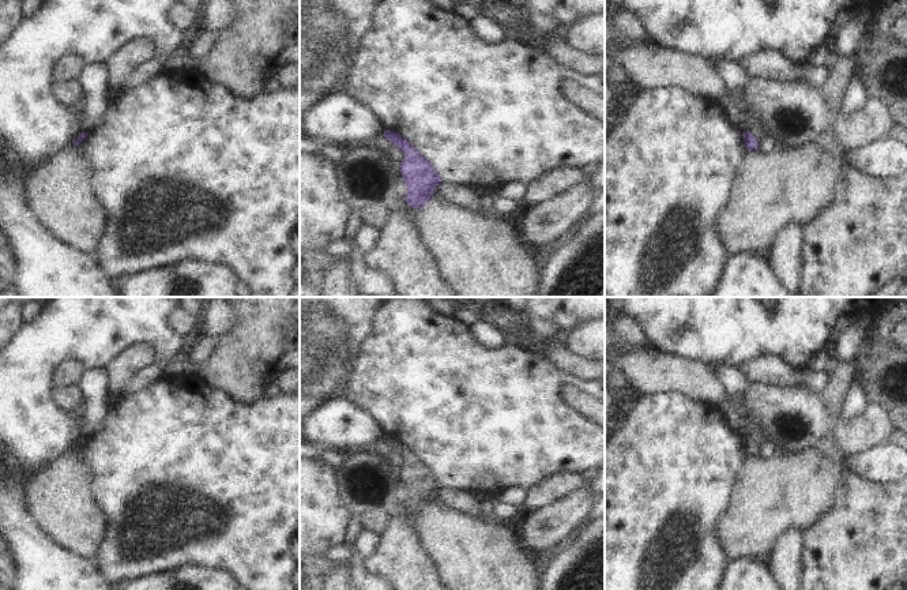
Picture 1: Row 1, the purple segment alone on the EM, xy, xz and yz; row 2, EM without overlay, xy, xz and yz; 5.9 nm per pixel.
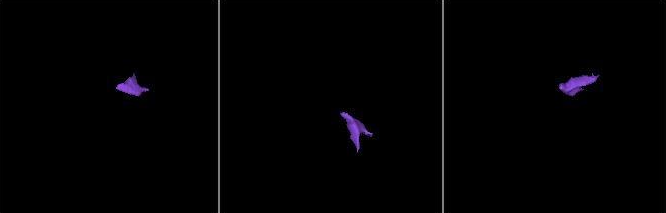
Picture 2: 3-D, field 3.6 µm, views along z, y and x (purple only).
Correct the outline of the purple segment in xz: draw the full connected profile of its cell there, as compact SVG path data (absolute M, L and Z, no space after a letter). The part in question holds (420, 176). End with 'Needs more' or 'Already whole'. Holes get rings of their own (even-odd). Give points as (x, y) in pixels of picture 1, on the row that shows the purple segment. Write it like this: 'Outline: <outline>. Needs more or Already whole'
Outline: M387 129L383 136L404 153L398 166L406 183L406 202L409 206L418 210L433 196L485 217L496 215L493 210L481 207L473 187L456 187L443 183L432 164L399 134Z. Needs more

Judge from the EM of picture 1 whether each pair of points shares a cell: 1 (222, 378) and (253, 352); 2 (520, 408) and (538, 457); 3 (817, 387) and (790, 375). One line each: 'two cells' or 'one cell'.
1: one cell
2: one cell
3: one cell

